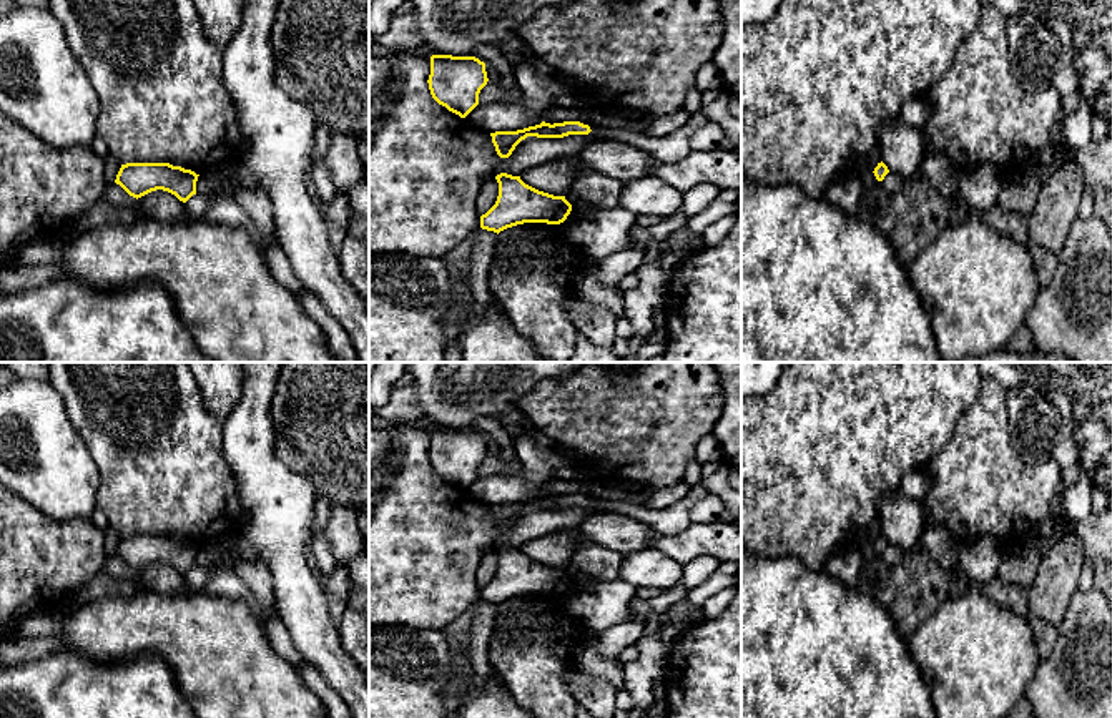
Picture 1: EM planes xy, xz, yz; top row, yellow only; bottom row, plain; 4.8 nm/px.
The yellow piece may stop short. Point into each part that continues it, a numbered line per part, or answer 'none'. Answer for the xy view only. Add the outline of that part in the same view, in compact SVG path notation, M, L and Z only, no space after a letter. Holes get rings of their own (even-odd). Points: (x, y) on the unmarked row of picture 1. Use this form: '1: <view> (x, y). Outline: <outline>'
none

